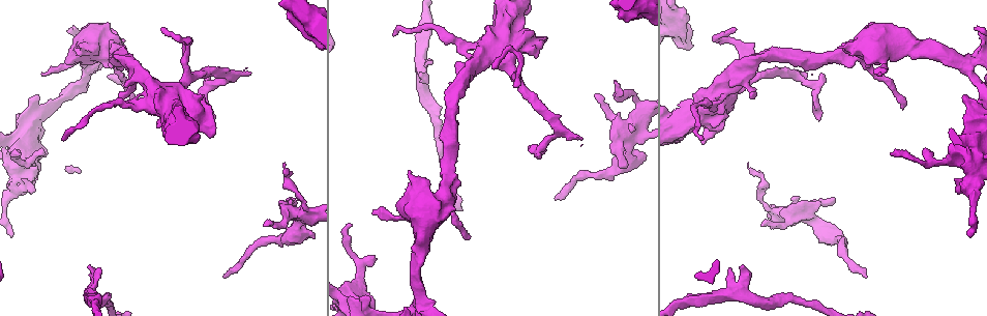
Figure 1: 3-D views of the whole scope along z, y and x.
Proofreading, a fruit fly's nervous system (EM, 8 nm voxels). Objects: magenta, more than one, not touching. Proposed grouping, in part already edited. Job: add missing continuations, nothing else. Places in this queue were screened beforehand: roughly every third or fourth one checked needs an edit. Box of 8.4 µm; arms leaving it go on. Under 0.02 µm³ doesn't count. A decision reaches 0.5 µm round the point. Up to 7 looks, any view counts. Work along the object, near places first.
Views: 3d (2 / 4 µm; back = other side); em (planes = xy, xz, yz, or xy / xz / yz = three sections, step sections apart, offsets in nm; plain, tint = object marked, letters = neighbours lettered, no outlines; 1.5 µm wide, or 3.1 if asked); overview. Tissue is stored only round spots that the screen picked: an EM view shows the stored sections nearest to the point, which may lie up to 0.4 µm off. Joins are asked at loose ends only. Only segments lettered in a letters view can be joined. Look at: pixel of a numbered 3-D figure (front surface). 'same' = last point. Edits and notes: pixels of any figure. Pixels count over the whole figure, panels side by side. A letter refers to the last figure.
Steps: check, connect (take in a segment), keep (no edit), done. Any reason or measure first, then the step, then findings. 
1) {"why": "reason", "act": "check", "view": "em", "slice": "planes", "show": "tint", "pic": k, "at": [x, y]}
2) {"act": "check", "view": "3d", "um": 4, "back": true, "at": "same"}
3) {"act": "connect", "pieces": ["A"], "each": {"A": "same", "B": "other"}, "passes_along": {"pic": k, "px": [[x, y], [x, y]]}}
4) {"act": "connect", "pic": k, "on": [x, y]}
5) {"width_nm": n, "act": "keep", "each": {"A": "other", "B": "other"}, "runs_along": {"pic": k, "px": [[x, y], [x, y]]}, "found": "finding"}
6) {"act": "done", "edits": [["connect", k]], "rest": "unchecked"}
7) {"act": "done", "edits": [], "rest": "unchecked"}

{"why": "tapers out", "act": "check", "view": "em", "slice": "yz", "step": 4, "show": "tint", "pic": 1, "at": [555, 199]}

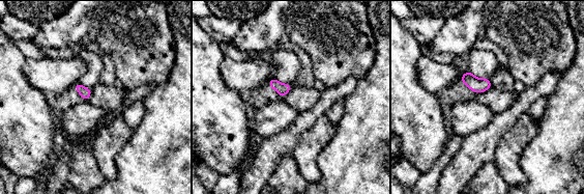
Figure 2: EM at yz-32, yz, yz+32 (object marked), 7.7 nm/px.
{"why": "another direction", "act": "check", "view": "em", "slice": "planes", "show": "letters", "at": "same"}

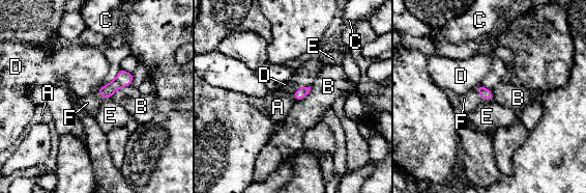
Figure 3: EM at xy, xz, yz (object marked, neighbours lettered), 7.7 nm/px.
{"act": "connect", "pieces": ["F"], "each": {"A": "other", "B": "other", "C": "other", "D": "other", "E": "other", "F": "same"}, "passes_along": {"pic": 3, "px": [[301, 92], [300, 87], [306, 74]]}, "found": "it goes on there"}

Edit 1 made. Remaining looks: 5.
{"why": "free end", "act": "check", "view": "em", "slice": "xz", "step": 4, "show": "tint", "pic": 1, "at": [621, 166]}

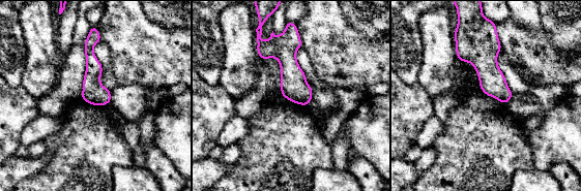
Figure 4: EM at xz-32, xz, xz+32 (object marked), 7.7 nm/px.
{"act": "check", "view": "em", "slice": "planes", "show": "tint", "at": "same"}

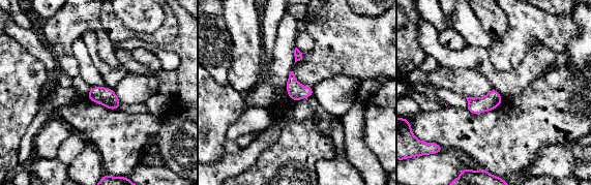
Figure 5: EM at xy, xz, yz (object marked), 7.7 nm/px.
{"why": "see the neighbours", "act": "check", "view": "em", "slice": "planes", "show": "letters", "at": "same"}

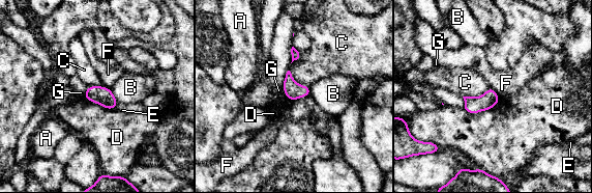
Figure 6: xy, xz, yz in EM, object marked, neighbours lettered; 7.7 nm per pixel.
{"act": "keep", "each": {"A": "other", "B": "other", "C": "other", "D": "other", "E": "other", "F": "other", "G": "other"}, "border": {"pic": 6, "px": [[500, 99], [474, 113], [462, 108]]}, "found": "no lettered segment goes on from it"}

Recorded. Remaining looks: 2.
{"why": "an open end", "act": "check", "view": "em", "slice": "planes", "show": "tint", "pic": 1, "at": [804, 75]}

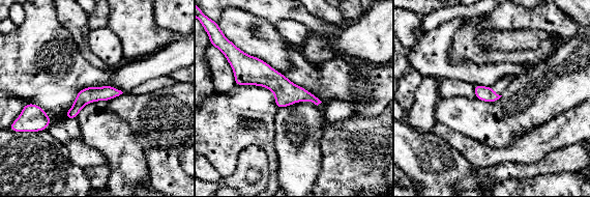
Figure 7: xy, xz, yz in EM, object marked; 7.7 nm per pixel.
{"why": "what lies round it", "act": "check", "view": "em", "slice": "planes", "show": "letters", "at": "same"}

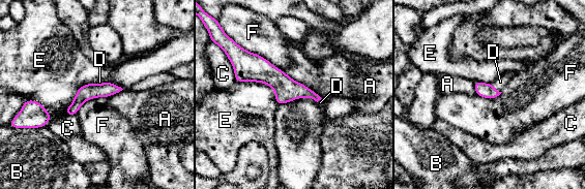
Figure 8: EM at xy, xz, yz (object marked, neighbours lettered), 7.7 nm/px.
{"width_nm": 110, "act": "connect", "pieces": ["D"], "each": {"A": "other", "B": "other", "C": "other", "D": "same", "E": "other", "F": "other"}, "found": "the cell continues"}

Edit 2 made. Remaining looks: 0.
{"act": "done", "edits": [["connect", 3], ["connect", 8]], "rest": "unchecked"}

